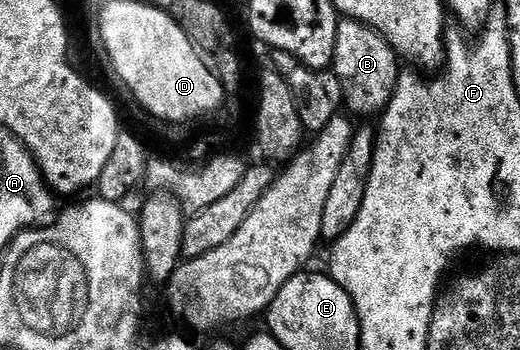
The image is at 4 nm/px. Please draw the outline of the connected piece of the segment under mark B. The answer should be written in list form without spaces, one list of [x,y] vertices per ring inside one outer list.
[[[340,18],[333,70],[335,76],[343,82],[345,107],[352,116],[378,116],[386,112],[392,97],[395,96],[395,87],[399,83],[399,63],[401,64],[400,56],[396,55],[384,35],[374,31],[369,24],[359,19]]]

